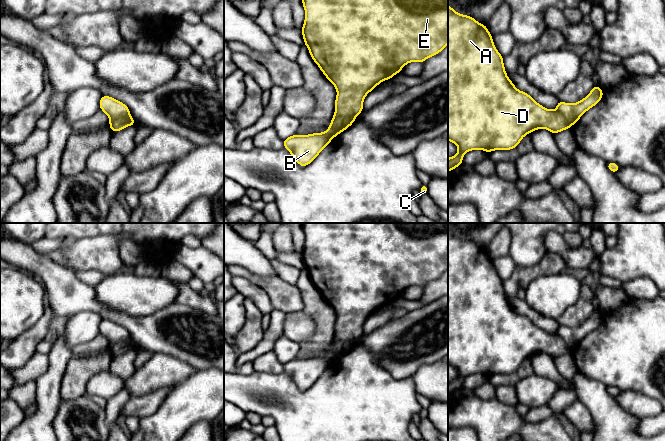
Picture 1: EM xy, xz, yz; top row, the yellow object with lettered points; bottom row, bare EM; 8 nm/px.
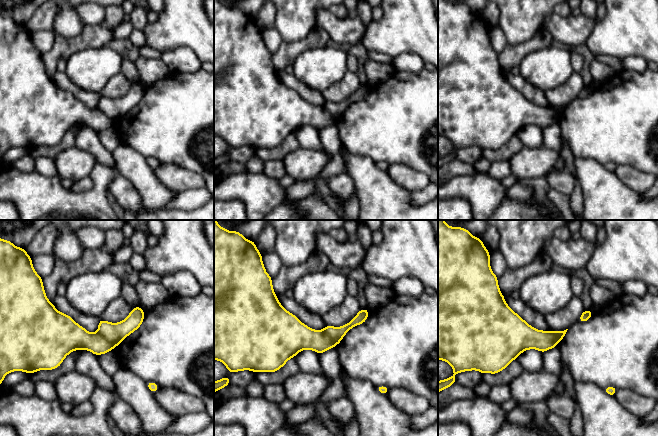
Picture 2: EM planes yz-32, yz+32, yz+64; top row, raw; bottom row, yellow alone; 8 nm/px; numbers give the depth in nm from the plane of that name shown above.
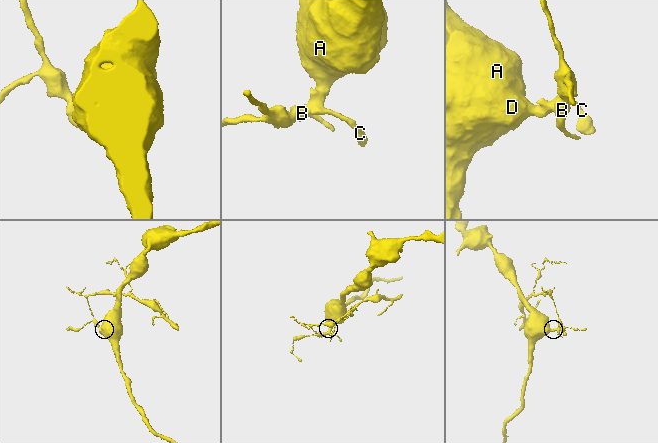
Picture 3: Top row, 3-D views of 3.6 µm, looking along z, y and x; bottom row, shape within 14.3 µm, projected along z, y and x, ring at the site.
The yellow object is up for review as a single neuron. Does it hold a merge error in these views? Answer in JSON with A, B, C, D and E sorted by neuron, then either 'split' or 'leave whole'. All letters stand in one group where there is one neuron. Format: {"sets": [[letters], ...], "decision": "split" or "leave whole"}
{"sets": [["A", "D", "E"], ["B", "C"]], "decision": "split"}

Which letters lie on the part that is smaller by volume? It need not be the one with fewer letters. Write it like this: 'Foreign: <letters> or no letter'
Foreign: B, C

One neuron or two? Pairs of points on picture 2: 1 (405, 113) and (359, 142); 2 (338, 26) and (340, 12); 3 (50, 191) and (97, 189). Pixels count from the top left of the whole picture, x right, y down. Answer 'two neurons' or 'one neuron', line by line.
1: one neuron
2: two neurons
3: one neuron

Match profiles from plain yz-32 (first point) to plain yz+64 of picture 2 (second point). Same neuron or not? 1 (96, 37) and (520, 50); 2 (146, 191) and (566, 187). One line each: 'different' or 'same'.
1: same
2: different

